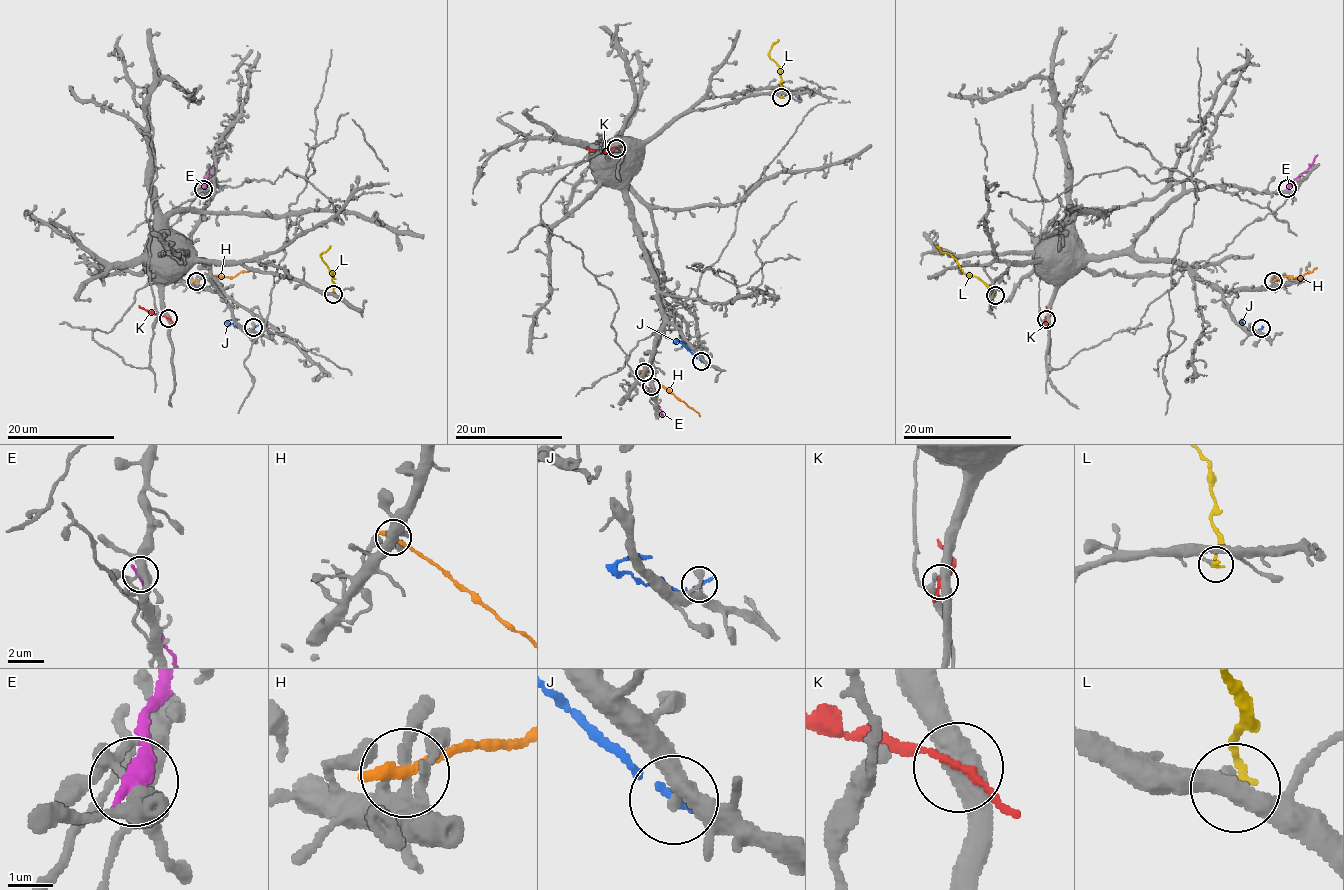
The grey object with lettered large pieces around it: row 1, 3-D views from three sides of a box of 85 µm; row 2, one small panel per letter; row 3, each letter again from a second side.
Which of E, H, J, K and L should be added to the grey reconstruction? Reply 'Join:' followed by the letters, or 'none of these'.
Join: none of these

